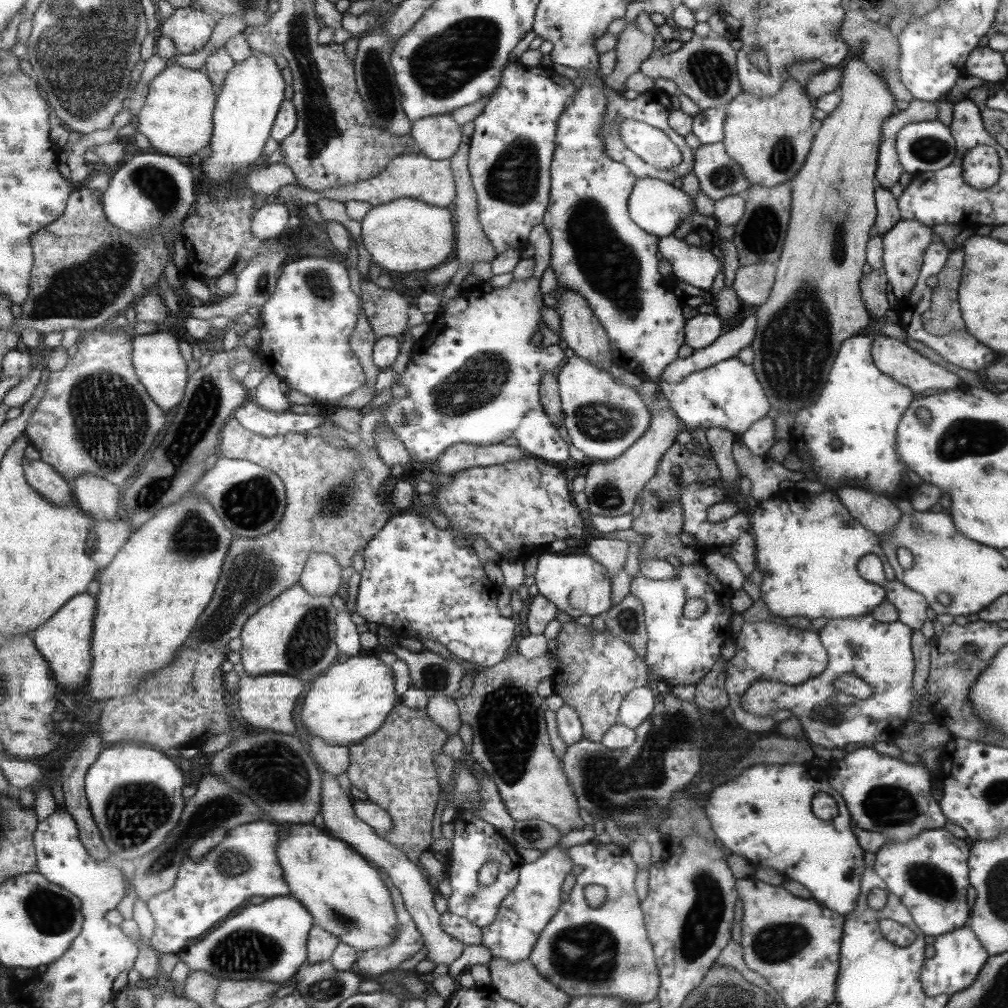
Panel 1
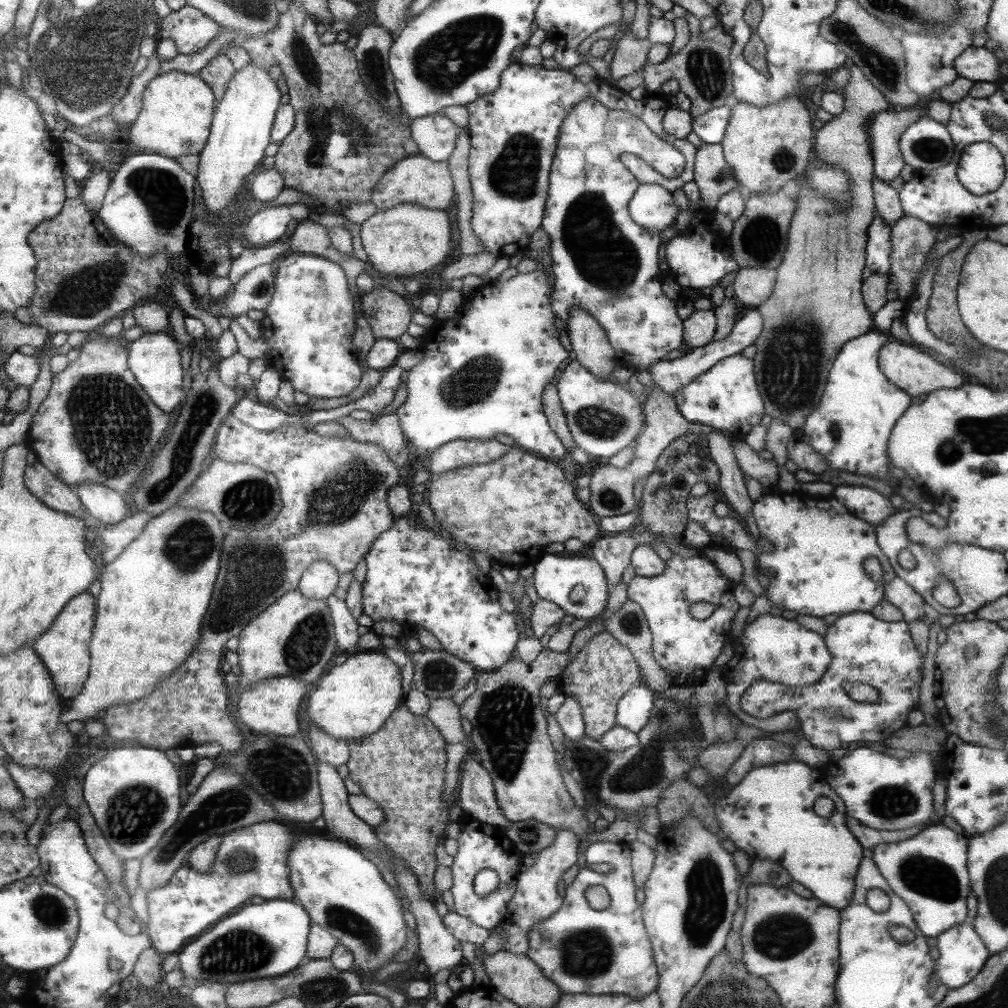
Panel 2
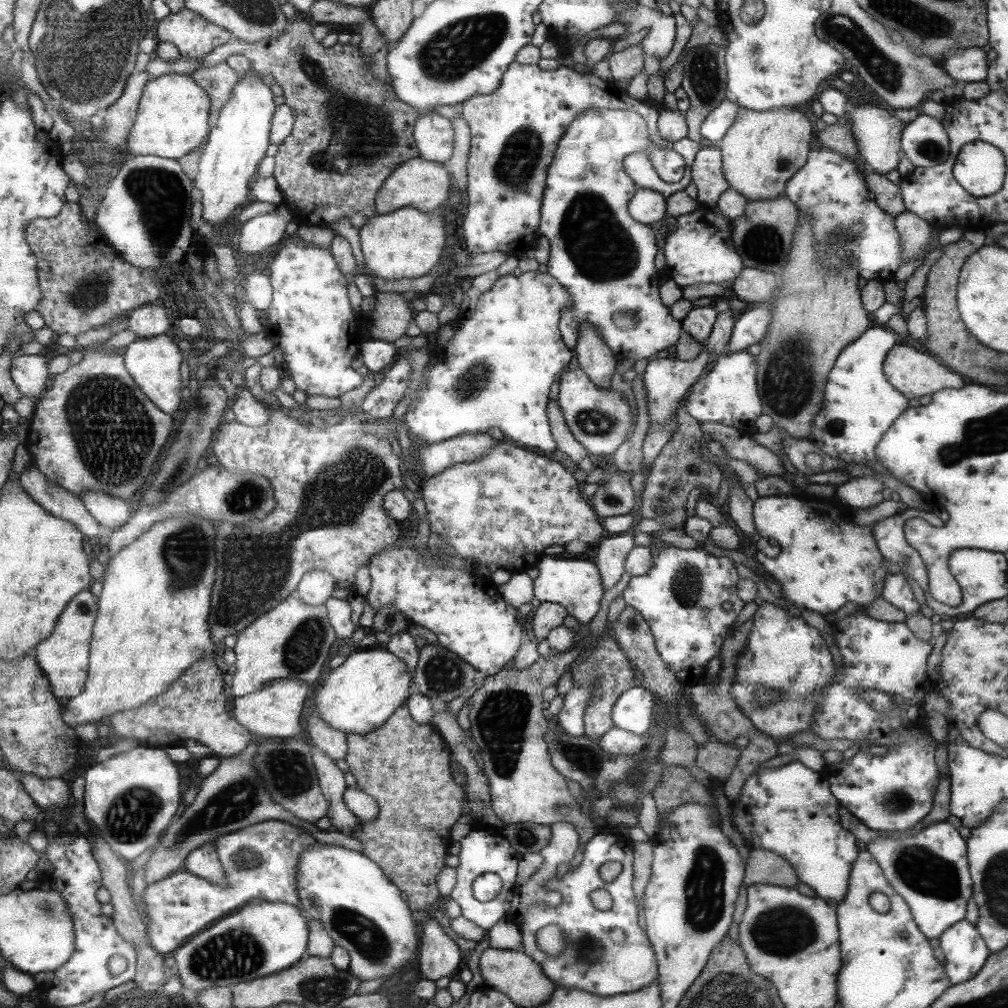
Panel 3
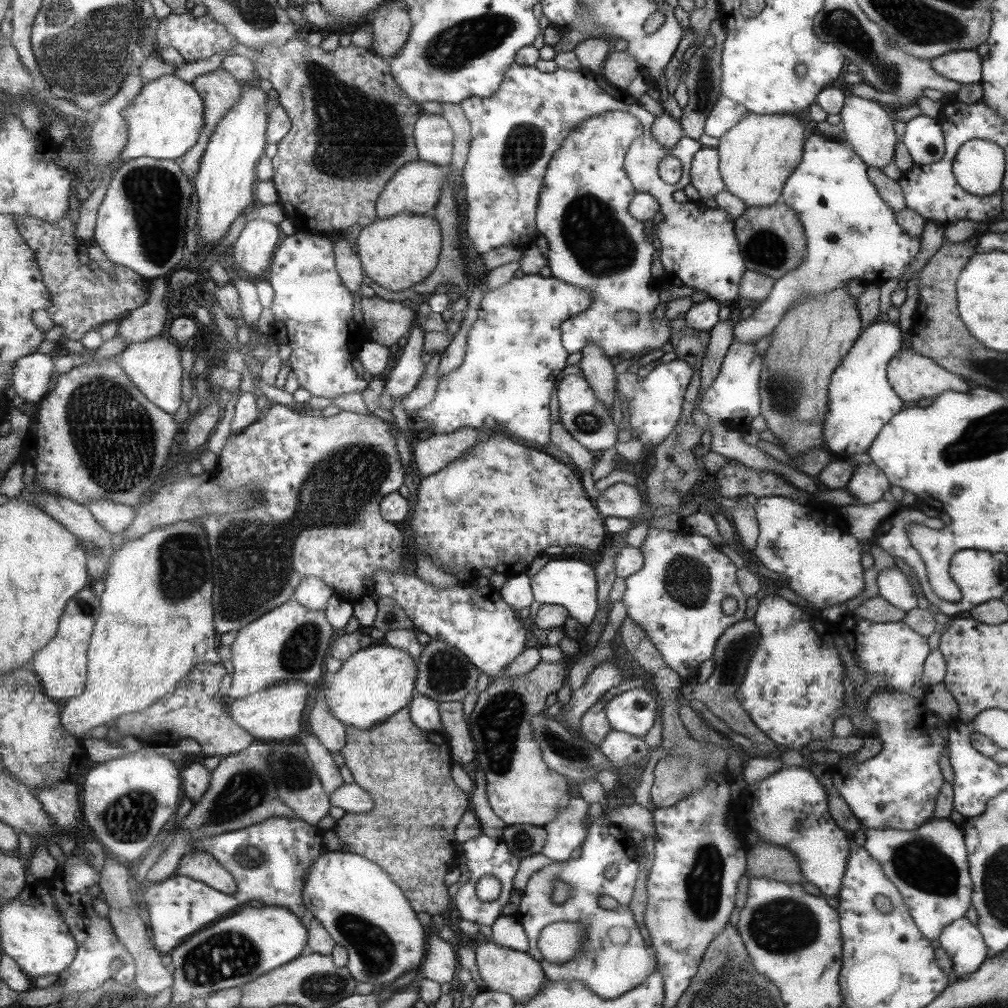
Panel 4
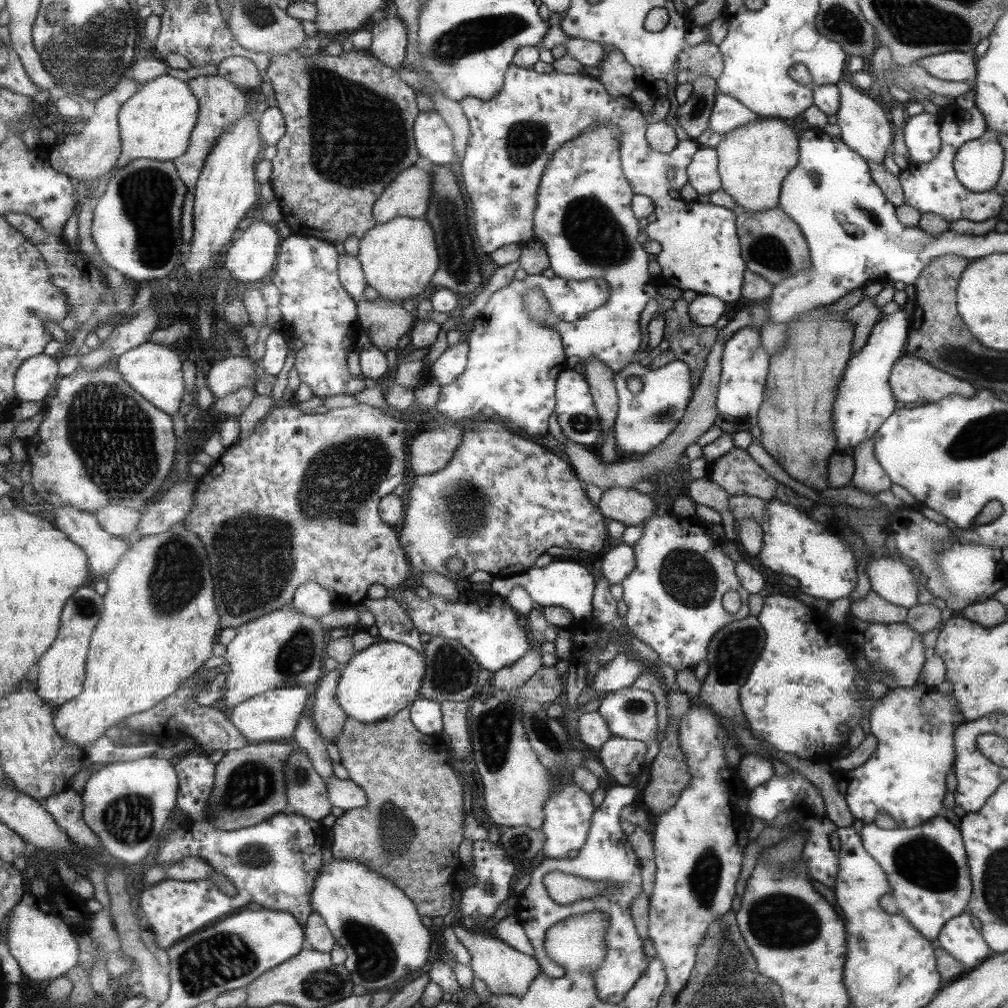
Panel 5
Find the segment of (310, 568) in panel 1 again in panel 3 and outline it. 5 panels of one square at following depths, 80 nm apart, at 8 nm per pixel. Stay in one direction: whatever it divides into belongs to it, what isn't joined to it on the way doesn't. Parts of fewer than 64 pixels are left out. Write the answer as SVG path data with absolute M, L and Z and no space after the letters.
M313 570L302 578L296 595L309 606L321 606L326 605L336 588L336 578L332 574Z

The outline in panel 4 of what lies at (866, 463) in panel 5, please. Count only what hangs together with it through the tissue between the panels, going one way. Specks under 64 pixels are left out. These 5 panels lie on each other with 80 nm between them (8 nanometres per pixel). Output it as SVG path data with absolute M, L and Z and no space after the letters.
M873 463L858 464L850 476L845 490L855 497L856 504L866 505L881 499L885 490L890 489L884 472Z

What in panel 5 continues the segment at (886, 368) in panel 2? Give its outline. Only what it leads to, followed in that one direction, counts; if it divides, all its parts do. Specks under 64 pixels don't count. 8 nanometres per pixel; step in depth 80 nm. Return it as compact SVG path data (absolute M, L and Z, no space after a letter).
M901 357L892 366L889 373L892 394L899 402L939 402L950 394L957 394L963 398L971 398L975 394L973 386L957 380L940 368L933 367L924 359Z

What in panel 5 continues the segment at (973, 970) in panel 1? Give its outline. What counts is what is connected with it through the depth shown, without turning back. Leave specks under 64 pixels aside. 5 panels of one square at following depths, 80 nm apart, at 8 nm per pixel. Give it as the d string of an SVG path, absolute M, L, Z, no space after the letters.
M966 910L944 922L936 939L943 950L971 970L977 967L977 964L979 966L991 950L983 935L973 928L969 915Z

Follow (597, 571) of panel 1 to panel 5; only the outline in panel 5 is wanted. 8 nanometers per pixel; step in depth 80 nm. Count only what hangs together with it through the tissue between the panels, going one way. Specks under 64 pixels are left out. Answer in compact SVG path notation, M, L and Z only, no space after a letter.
M553 560L543 568L533 568L524 573L515 574L513 577L496 577L491 582L490 594L499 595L505 599L515 587L522 587L531 595L533 603L542 607L558 606L569 610L576 621L591 620L591 596L593 596L593 576L579 564L569 560Z

